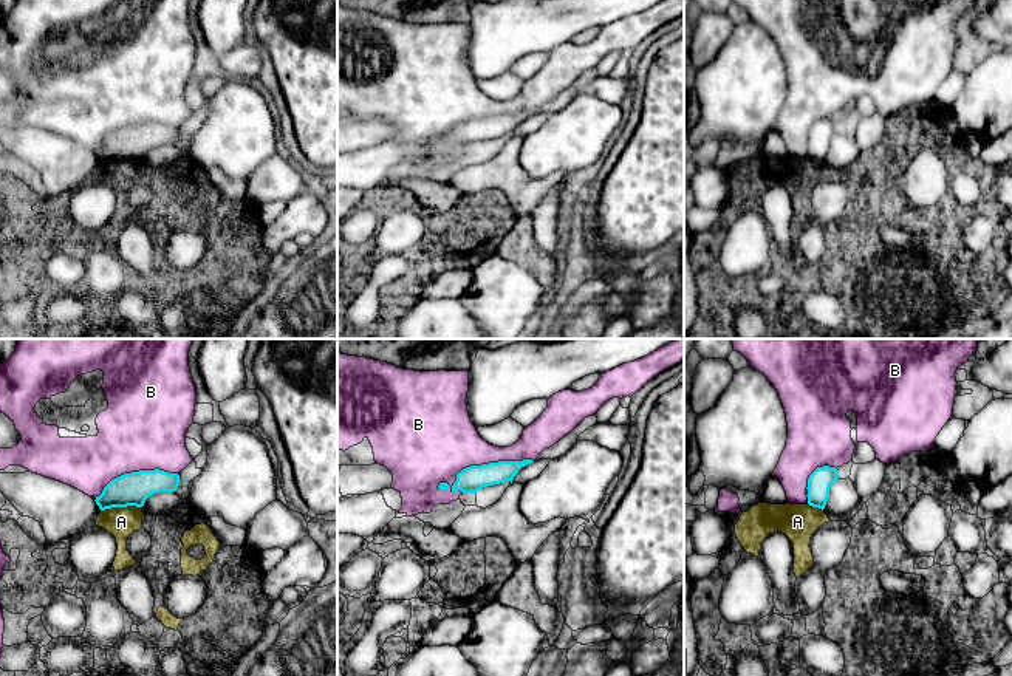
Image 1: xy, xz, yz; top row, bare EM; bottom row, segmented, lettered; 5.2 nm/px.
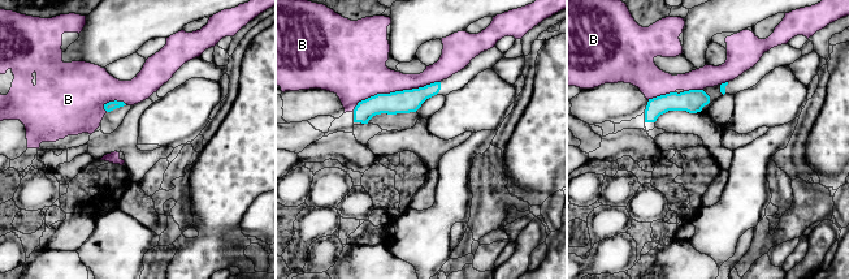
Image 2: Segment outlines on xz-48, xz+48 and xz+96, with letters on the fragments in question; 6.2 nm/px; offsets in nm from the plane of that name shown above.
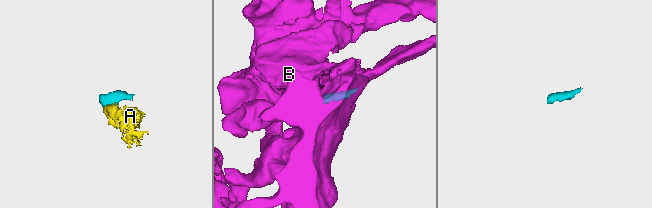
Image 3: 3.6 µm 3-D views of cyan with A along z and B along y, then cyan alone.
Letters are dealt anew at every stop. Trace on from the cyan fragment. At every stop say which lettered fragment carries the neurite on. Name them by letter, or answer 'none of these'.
none of these

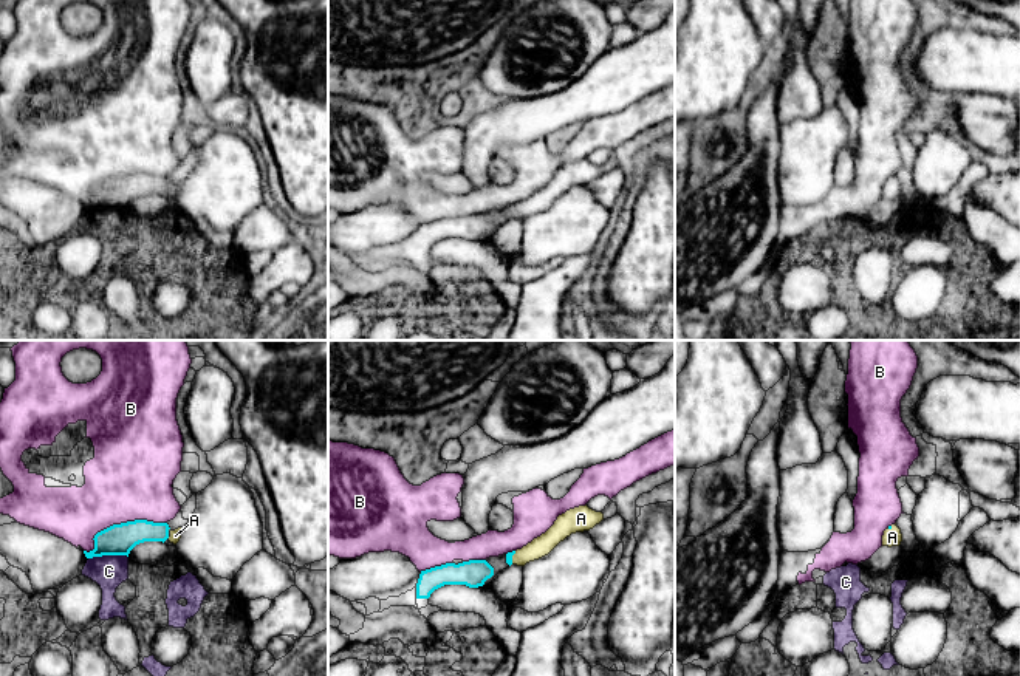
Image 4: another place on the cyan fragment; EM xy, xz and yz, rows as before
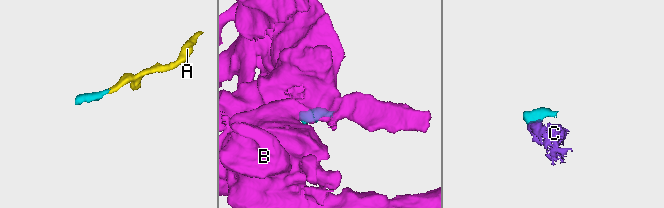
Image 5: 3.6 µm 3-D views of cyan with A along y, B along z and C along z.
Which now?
A

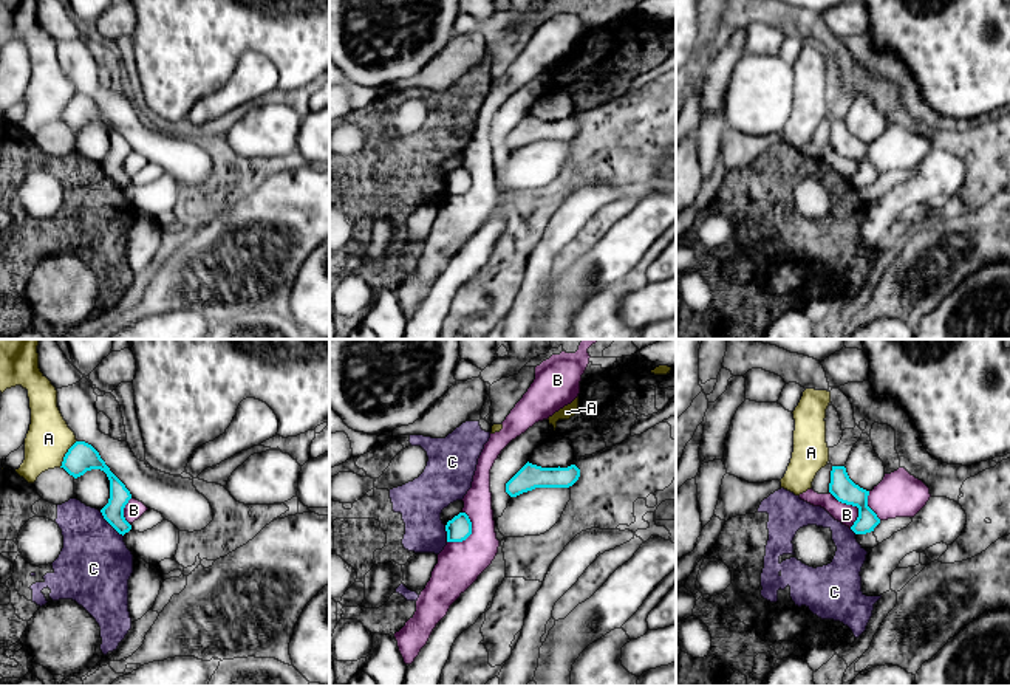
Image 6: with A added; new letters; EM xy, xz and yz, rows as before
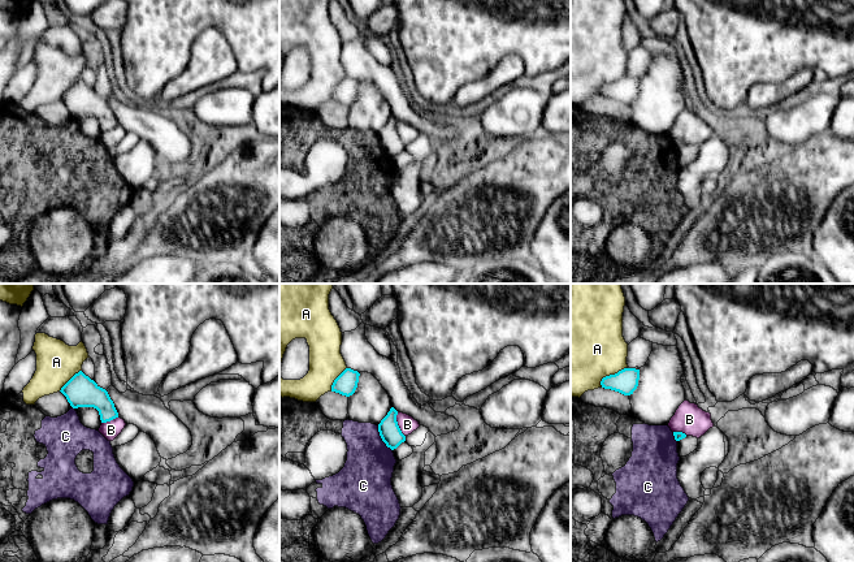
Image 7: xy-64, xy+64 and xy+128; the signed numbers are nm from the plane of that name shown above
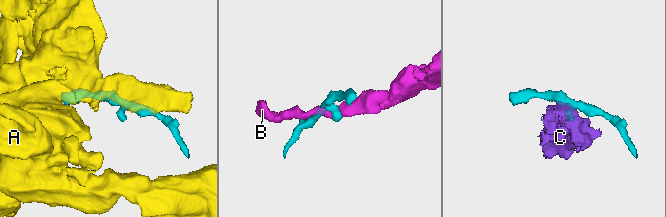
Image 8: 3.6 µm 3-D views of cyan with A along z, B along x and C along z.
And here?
none of these

